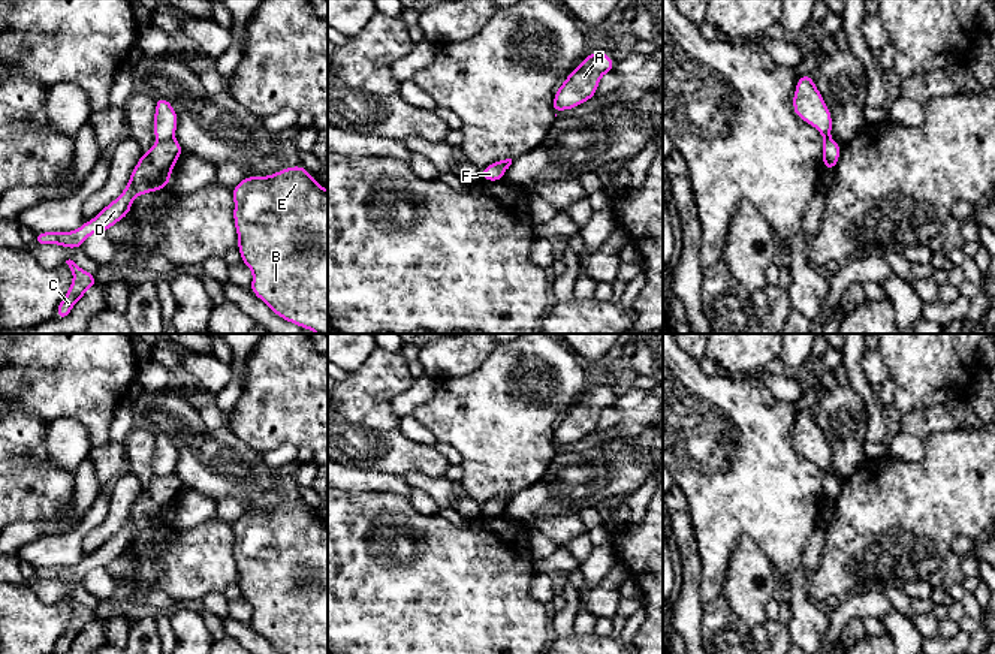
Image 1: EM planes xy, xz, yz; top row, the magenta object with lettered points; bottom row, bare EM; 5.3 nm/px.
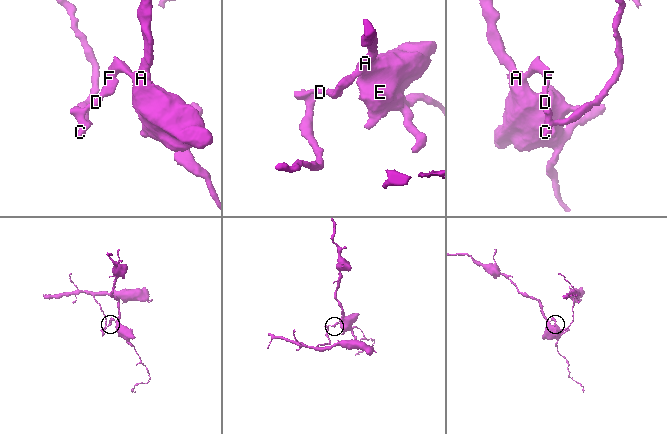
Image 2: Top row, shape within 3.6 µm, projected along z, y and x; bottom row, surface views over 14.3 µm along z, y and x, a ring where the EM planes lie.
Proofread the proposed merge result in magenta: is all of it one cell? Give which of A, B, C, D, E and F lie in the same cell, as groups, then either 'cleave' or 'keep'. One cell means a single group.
groups A B E F / C D; cleave

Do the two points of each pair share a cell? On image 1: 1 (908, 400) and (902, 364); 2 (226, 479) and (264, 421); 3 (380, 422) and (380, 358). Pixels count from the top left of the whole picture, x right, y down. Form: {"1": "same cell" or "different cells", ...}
{"1": "same cell", "2": "different cells", "3": "same cell"}

